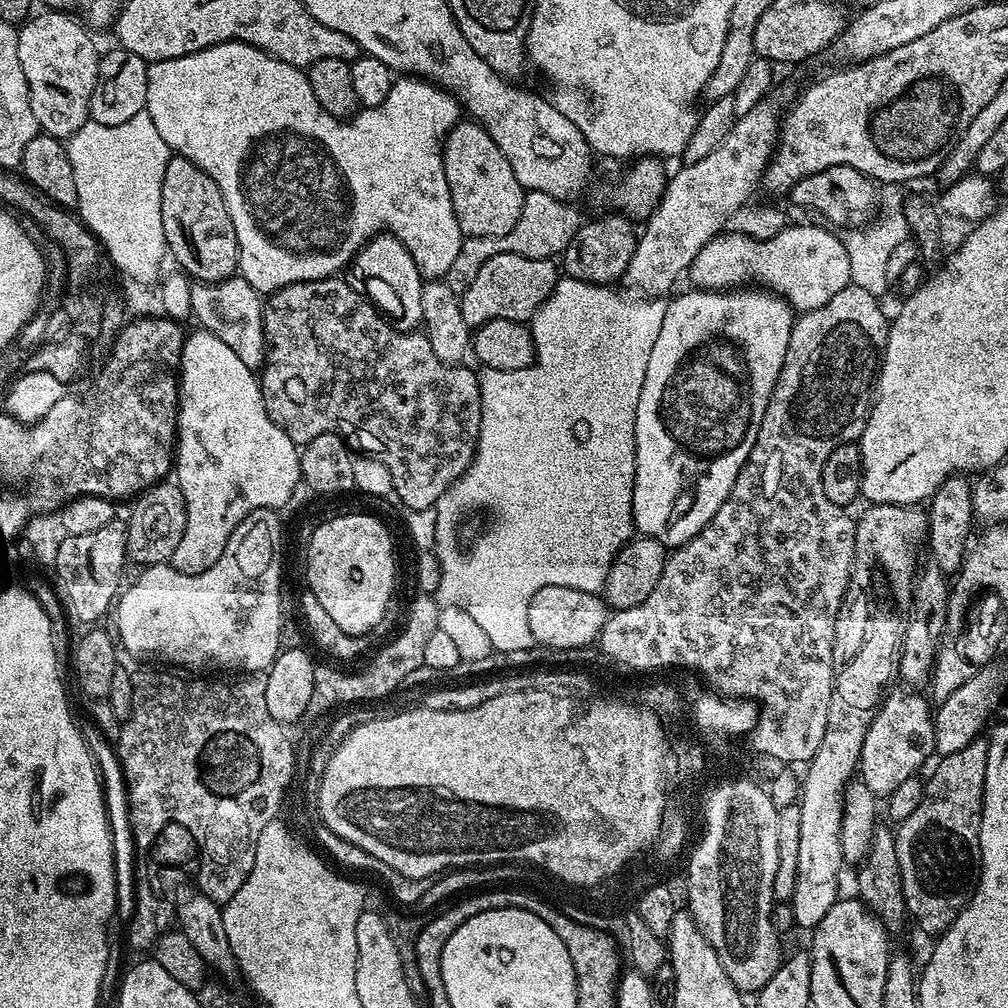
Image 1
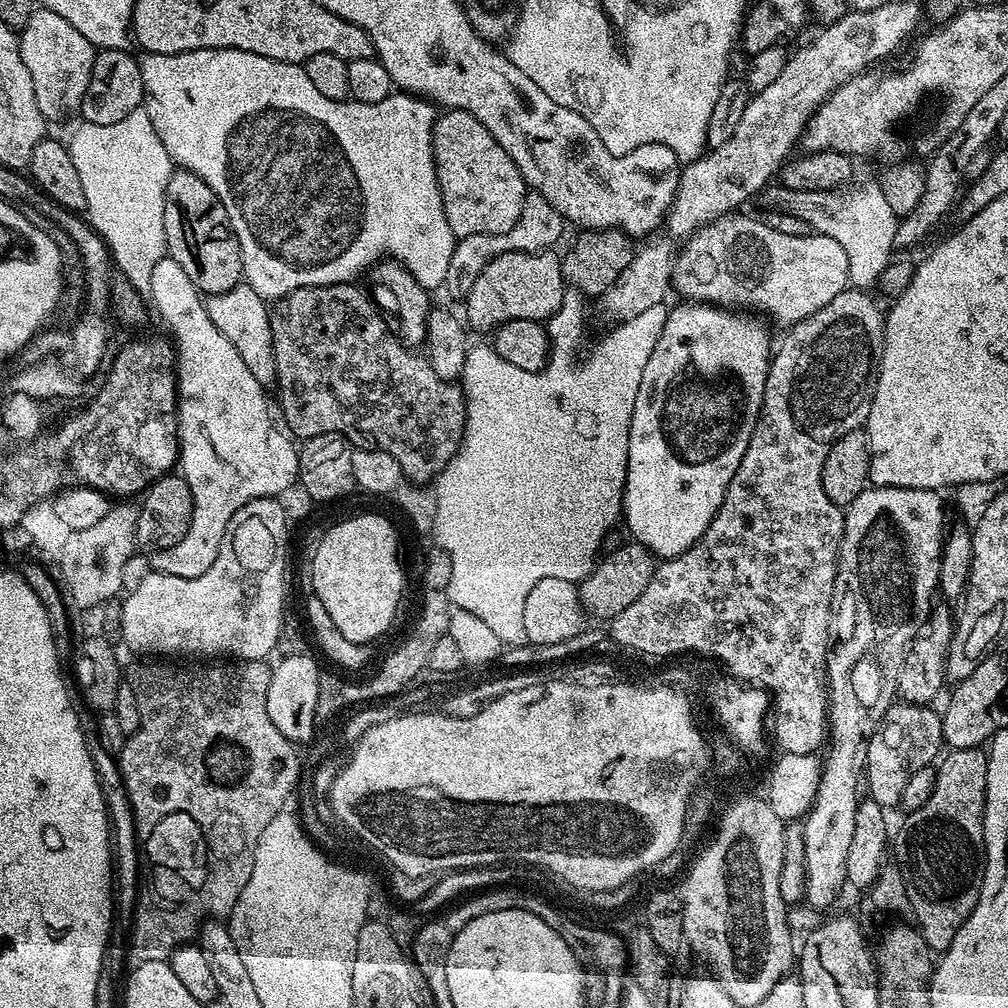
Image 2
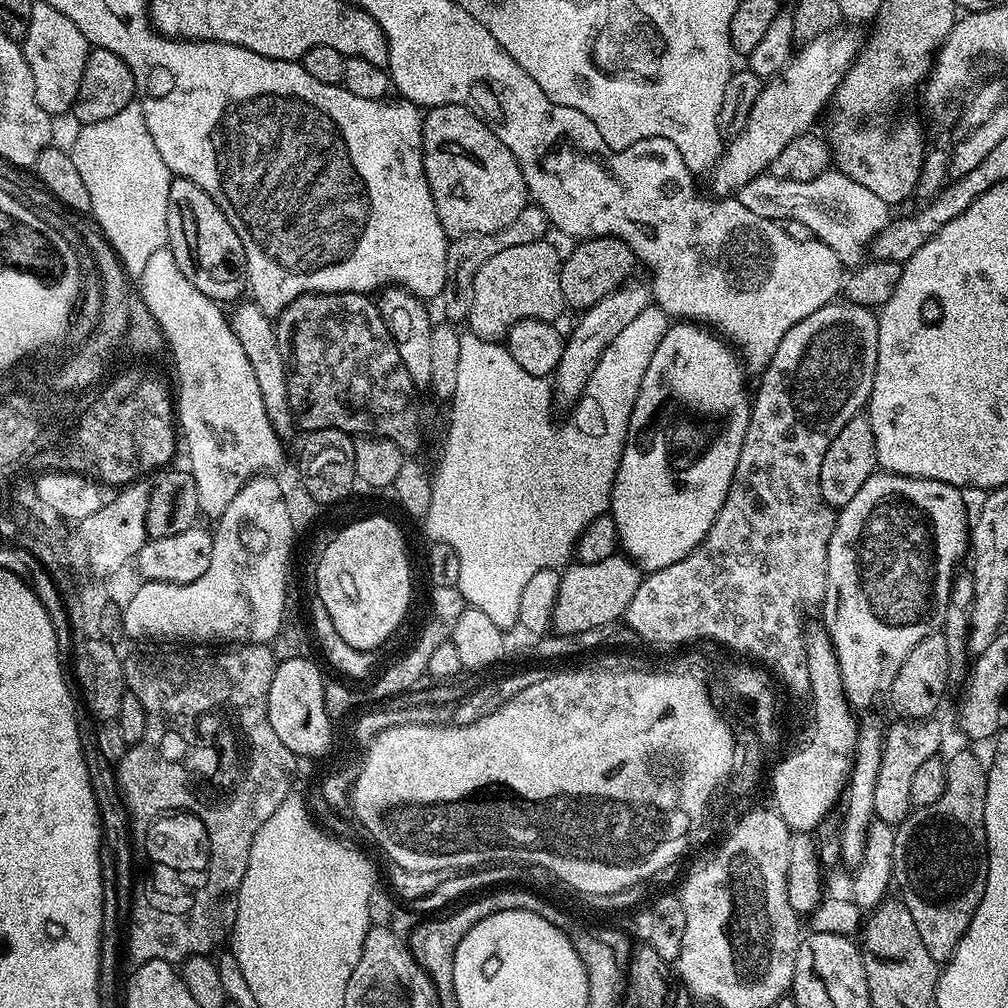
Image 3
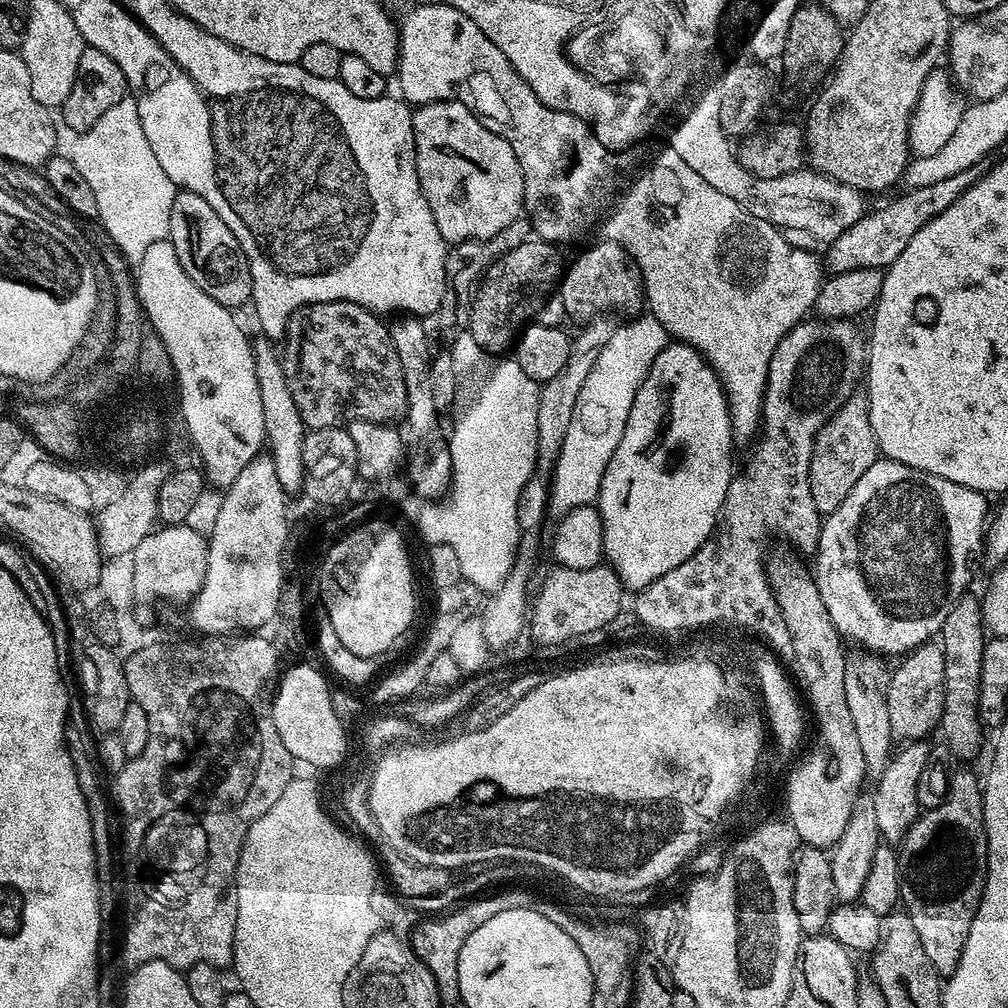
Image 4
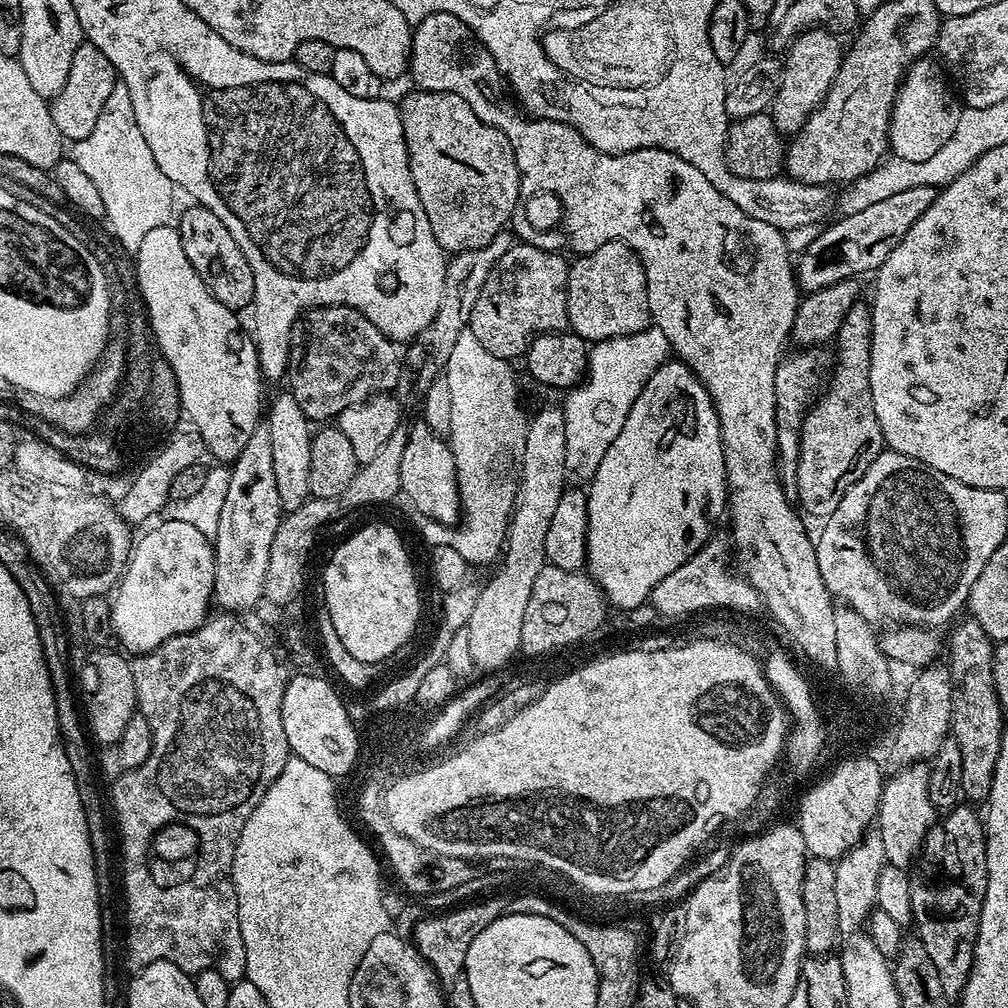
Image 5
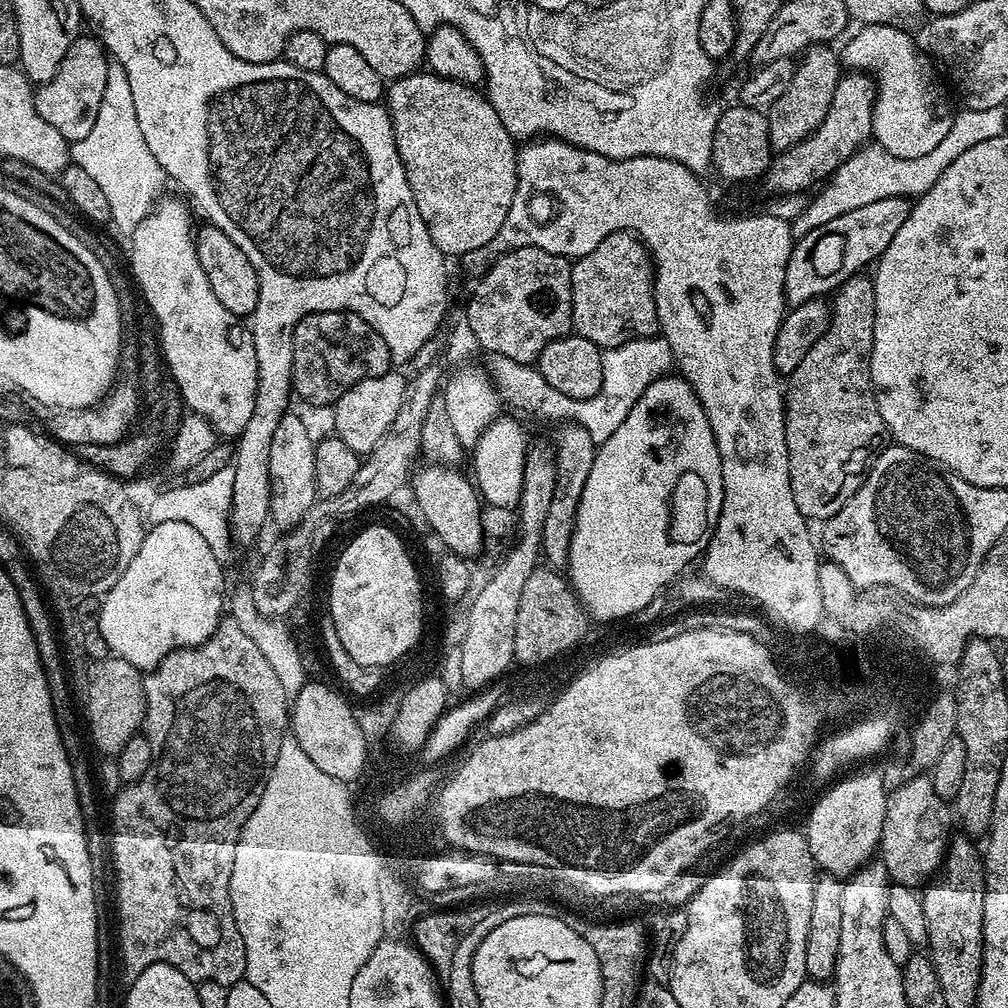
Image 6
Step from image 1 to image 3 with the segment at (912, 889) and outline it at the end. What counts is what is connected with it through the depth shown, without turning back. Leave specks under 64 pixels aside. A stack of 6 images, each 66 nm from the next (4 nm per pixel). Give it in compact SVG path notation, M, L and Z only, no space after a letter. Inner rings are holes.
M956 752L946 760L946 790L942 798L925 808L909 811L896 828L892 879L900 887L899 899L914 917L930 958L951 960L958 942L966 934L988 877L988 839L984 825L984 803L988 768L972 752Z

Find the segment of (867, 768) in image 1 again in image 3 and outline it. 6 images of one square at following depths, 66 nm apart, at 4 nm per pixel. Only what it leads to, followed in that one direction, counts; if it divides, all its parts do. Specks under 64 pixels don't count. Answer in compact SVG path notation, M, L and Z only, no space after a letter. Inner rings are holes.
M939 719L913 720L896 722L892 729L885 731L884 748L882 749L882 766L878 766L878 782L874 785L875 819L893 826L908 815L912 808L910 802L910 781L914 778L918 766L926 762L926 758L937 755L941 751L940 743L944 740L944 732L940 729Z

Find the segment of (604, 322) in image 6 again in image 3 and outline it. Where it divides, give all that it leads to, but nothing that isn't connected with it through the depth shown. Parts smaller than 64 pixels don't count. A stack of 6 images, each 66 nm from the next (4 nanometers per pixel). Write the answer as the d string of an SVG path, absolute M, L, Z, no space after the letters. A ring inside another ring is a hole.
M596 236L592 240L582 240L575 245L569 256L563 257L560 266L560 281L565 305L569 309L585 310L594 306L602 298L628 283L633 275L632 267L637 267L638 261L630 246L617 236Z

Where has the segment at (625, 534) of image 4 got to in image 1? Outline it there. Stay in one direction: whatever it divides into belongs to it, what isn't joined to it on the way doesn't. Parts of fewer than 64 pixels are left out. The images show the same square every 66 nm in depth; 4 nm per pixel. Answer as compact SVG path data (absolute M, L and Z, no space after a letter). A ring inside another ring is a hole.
M744 286L739 290L691 290L692 292L684 292L681 296L670 299L664 306L664 317L662 318L662 330L658 330L658 338L654 342L654 350L650 350L650 362L646 362L646 378L642 378L642 394L638 394L638 410L636 411L636 421L634 422L634 434L636 435L636 473L634 474L634 520L636 522L636 532L641 536L652 536L656 540L662 541L665 546L679 546L685 544L690 538L694 538L702 531L710 522L710 518L714 518L714 514L718 514L718 506L722 506L722 502L726 502L726 498L730 494L730 490L734 486L734 482L738 478L738 474L742 470L742 466L746 462L746 458L750 454L750 450L754 446L754 442L758 438L758 426L762 426L762 418L766 414L766 406L768 399L772 396L774 386L778 382L778 374L782 370L782 362L786 358L786 346L790 346L790 334L792 333L792 325L794 323L794 309L783 296L771 291L761 290L756 286Z

